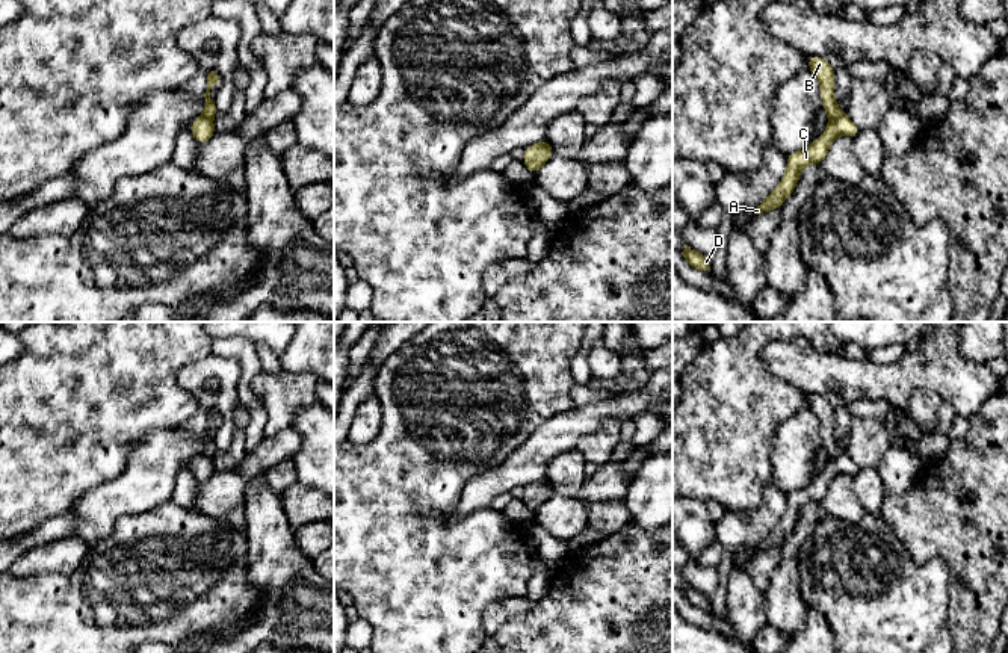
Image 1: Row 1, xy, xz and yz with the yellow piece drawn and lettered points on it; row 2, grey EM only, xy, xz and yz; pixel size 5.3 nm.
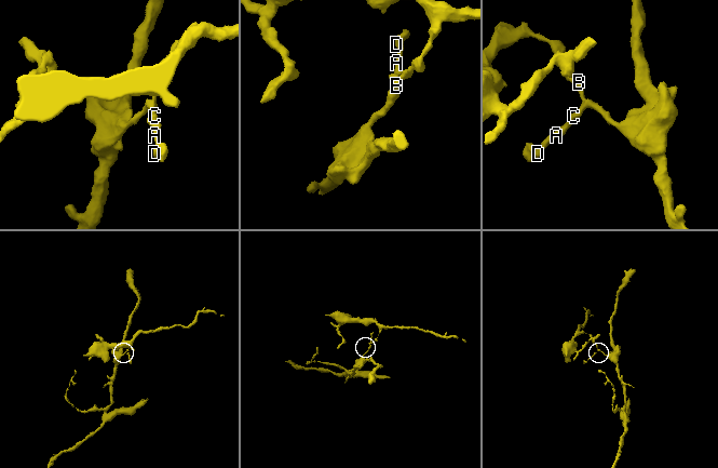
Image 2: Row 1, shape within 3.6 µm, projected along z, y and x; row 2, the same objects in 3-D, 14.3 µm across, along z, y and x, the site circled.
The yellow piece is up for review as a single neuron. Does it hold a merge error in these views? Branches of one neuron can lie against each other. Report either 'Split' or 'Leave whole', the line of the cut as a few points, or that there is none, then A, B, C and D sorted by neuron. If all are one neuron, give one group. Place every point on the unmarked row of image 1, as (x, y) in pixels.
Split. Split along yz (842, 451), (831, 457). Groups: A C D / B

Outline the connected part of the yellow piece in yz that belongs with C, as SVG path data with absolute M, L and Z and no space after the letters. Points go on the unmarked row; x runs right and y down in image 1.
M845 453L831 456L825 472L819 475L810 485L802 490L787 493L787 508L781 521L771 531L771 534L754 547L754 553L778 547L789 532L793 531L799 511L804 505L812 502L822 502L827 494L830 482L840 473L855 476L860 467Z

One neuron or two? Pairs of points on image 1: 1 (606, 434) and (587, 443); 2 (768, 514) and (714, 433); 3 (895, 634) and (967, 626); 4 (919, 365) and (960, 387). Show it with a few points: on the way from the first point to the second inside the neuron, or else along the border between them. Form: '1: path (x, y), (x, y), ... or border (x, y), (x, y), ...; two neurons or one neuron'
1: path (602, 439), (597, 443), (591, 443); one neuron
2: border (773, 478), (765, 485), (756, 510), (727, 511); two neurons
3: border (949, 591), (948, 631), (952, 637); two neurons
4: path (930, 368), (939, 368), (949, 377); one neuron

